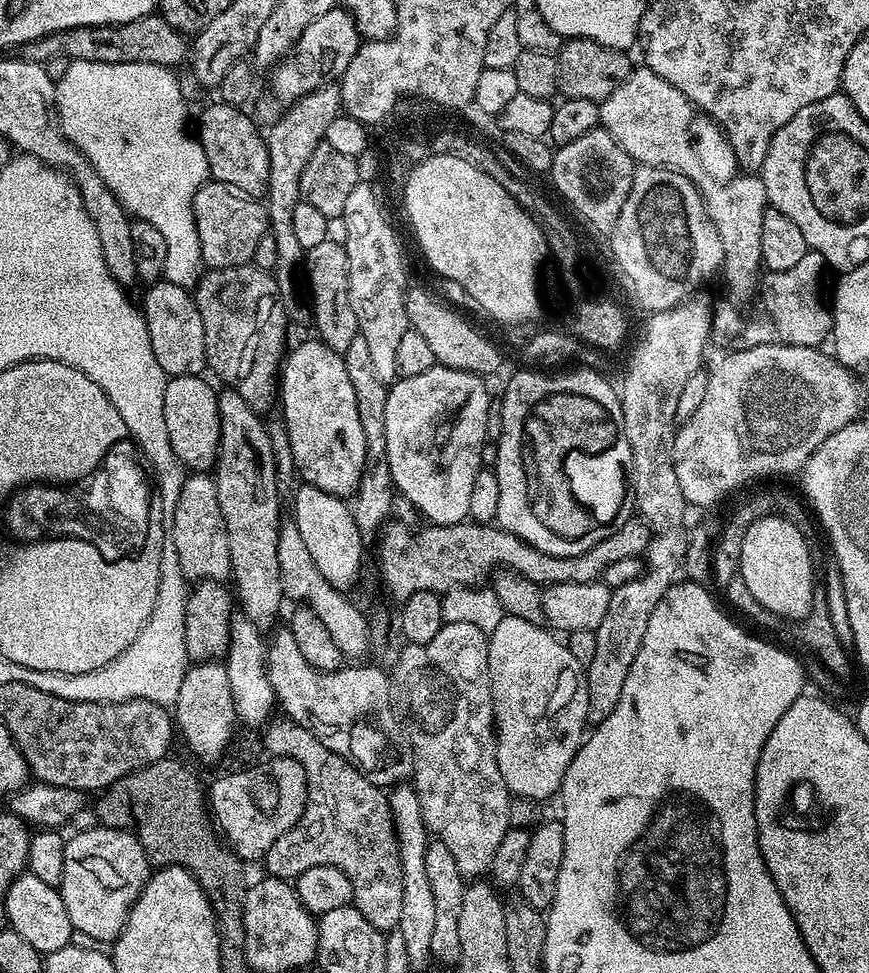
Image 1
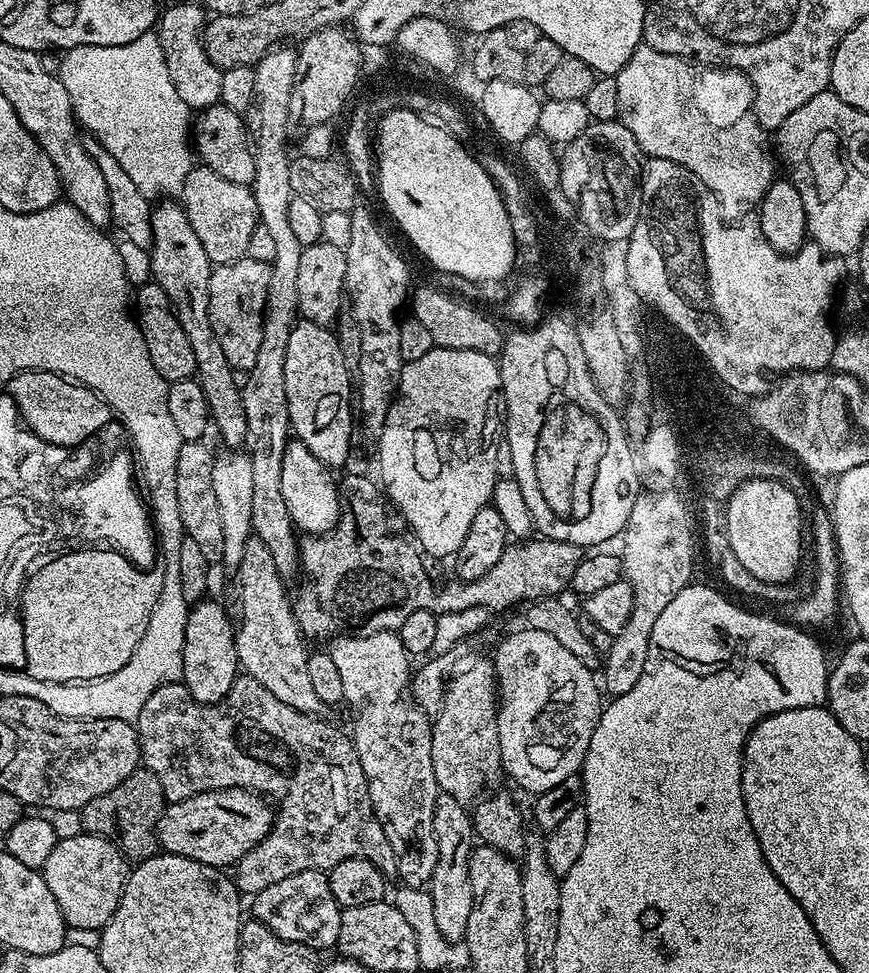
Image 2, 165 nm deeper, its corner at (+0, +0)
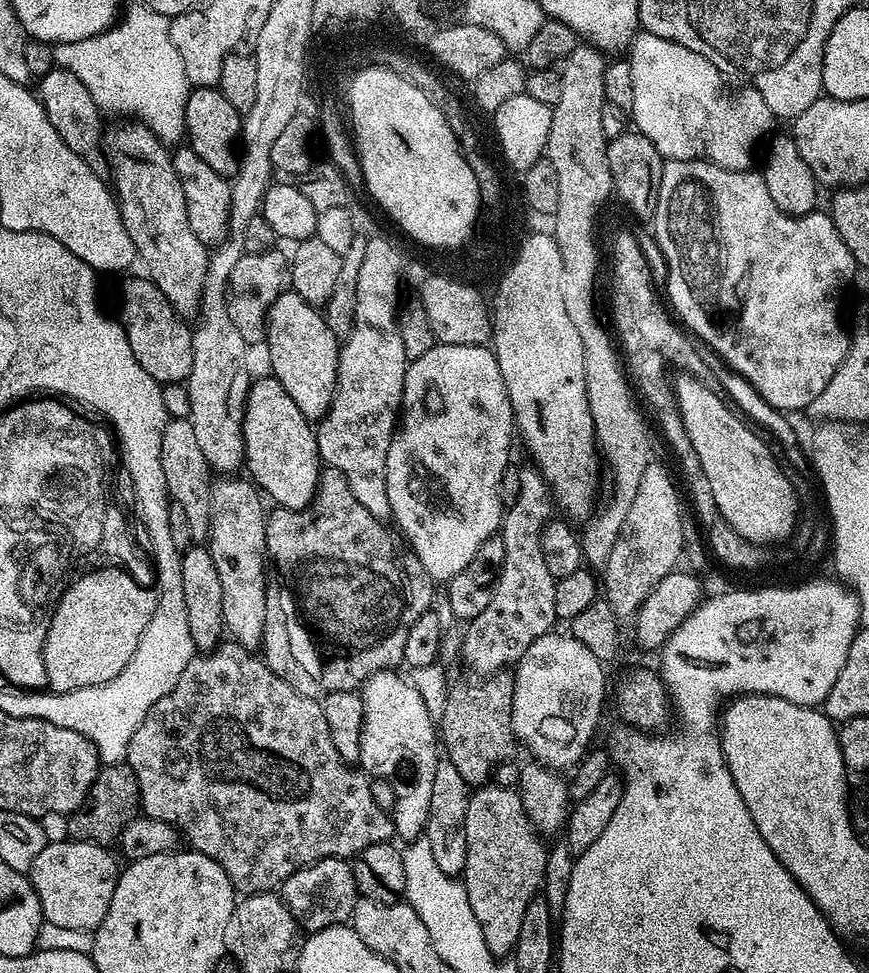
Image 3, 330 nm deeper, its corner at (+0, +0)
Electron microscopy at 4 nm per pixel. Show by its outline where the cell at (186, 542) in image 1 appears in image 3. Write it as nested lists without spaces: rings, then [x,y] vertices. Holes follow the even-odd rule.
[[[169,419],[162,434],[162,470],[166,473],[166,490],[171,500],[178,502],[186,514],[193,541],[204,542],[210,530],[210,494],[213,473],[194,435],[194,426],[188,420]]]

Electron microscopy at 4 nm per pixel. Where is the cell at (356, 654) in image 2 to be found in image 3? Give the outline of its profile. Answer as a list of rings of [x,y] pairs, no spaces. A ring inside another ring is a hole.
[[[381,670],[366,680],[359,689],[360,701],[362,702],[362,710],[364,711],[364,725],[362,726],[362,742],[360,743],[359,767],[363,769],[369,777],[375,778],[377,781],[388,780],[388,784],[392,787],[392,792],[396,797],[392,800],[392,808],[390,807],[390,815],[392,818],[392,827],[397,837],[401,836],[404,842],[419,840],[425,835],[428,827],[428,815],[430,814],[430,789],[434,783],[434,774],[436,773],[436,765],[438,763],[438,728],[434,723],[434,713],[426,708],[418,690],[414,688],[410,680],[405,678],[396,670]]]

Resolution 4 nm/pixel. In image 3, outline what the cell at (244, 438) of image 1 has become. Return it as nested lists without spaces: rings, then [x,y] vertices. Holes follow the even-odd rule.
[[[120,122],[104,133],[104,157],[108,159],[110,184],[120,208],[126,234],[136,247],[139,263],[149,280],[166,294],[166,302],[178,315],[192,318],[200,311],[206,282],[209,249],[190,230],[186,218],[186,194],[174,174],[172,152],[145,124]]]

